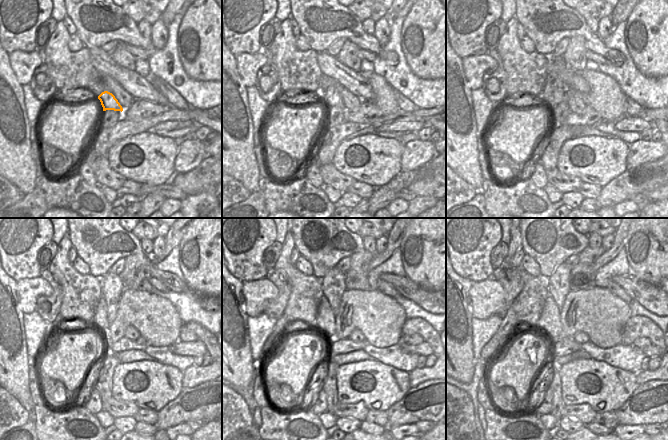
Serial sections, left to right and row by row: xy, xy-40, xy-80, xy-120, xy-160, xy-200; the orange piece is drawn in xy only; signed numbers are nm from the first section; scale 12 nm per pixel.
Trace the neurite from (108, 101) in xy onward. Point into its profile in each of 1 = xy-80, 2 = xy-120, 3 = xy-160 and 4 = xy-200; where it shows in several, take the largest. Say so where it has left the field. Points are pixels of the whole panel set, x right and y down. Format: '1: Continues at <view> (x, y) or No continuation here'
1: Continues at xy-80 (559, 87)
2: Continues at xy-120 (111, 284)
3: Continues at xy-160 (333, 283)
4: Continues at xy-200 (558, 283).

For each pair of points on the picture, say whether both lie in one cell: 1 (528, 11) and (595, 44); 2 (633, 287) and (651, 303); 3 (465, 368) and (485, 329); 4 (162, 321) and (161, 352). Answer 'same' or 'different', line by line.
1: same
2: same
3: different
4: different

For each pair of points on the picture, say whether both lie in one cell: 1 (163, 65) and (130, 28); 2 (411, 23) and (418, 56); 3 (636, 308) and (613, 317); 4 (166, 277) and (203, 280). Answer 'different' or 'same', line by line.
1: different
2: same
3: different
4: different

